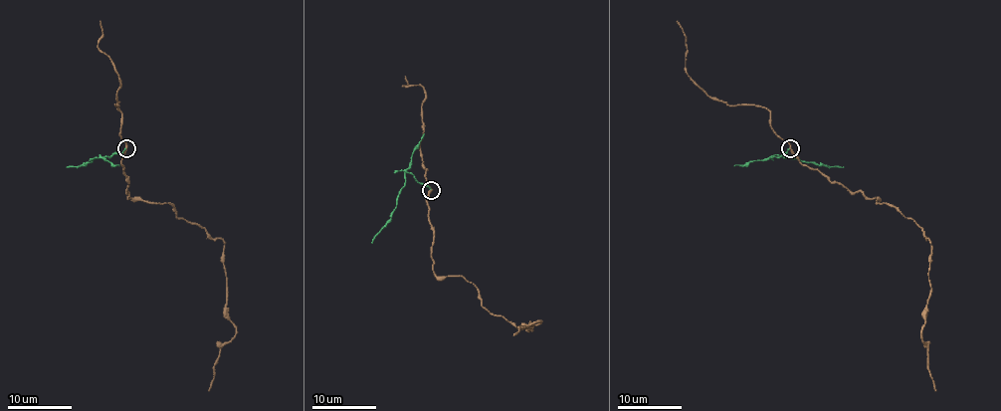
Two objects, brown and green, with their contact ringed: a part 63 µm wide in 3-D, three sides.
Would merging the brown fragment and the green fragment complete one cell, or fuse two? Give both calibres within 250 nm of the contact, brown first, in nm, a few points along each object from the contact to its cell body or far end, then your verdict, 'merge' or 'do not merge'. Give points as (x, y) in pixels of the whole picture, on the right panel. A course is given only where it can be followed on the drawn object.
240 nm thick on the brown side, 120 nm on the other; brown runs (791, 147), (831, 181), (895, 207), (931, 244), (921, 334), (936, 390); green runs (791, 147), (773, 157), (783, 155), (844, 167); do not merge

